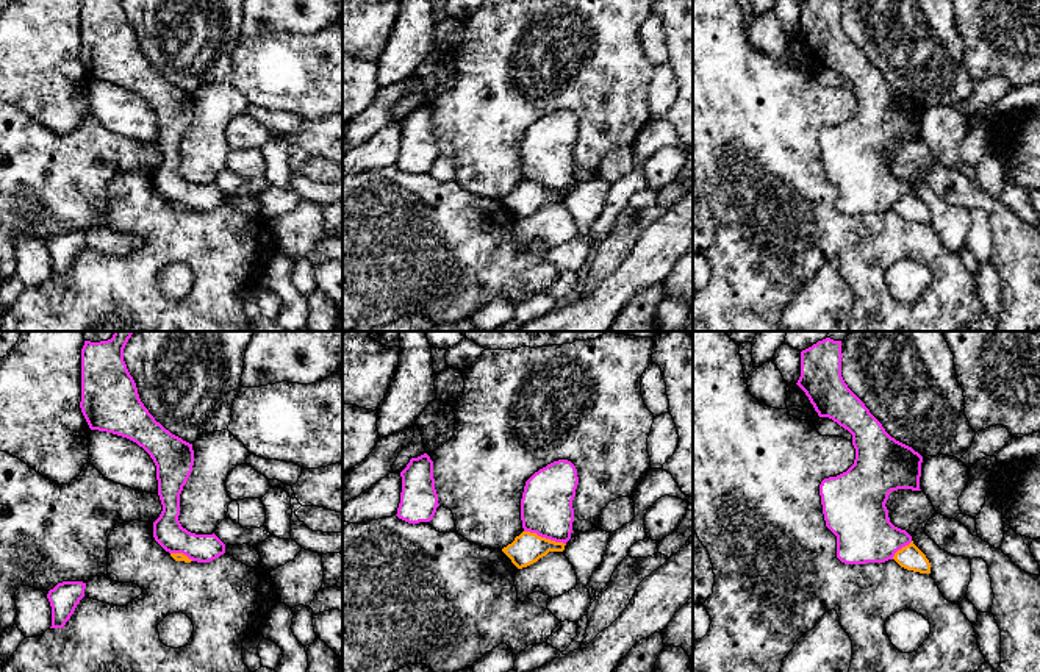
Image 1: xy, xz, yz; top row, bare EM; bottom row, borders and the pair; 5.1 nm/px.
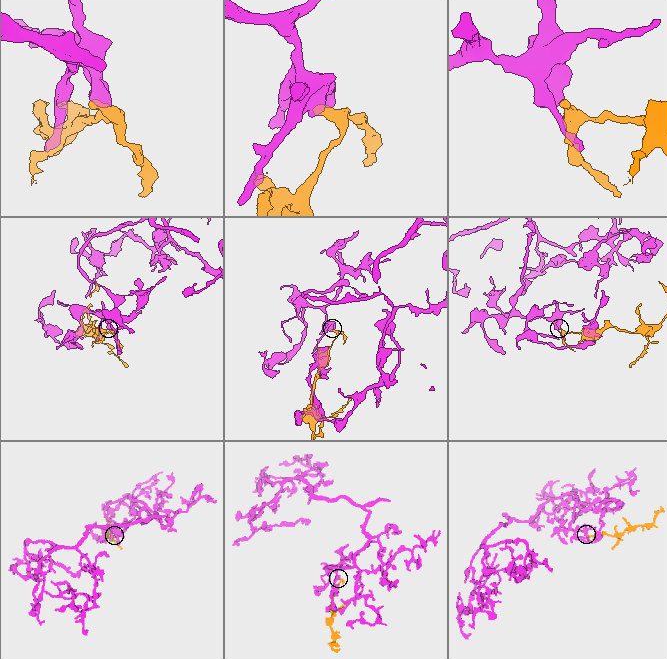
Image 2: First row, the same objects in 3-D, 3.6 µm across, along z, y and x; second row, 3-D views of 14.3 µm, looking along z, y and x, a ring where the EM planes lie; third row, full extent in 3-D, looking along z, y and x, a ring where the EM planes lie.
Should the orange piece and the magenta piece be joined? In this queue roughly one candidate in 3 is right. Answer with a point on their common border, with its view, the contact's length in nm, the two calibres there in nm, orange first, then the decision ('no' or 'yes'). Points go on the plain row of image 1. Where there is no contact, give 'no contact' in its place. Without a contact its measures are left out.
xz (545, 188) | 220 nm | 160/280 nm | no

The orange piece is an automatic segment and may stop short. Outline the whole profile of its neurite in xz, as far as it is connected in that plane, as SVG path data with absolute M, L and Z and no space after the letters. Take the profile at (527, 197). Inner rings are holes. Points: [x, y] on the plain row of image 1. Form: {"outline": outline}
{"outline": "M522 181L515 188L511 194L502 198L502 202L511 209L518 217L527 217L536 213L540 208L546 206L549 202L563 202L563 192L555 192L538 186L536 183Z"}

